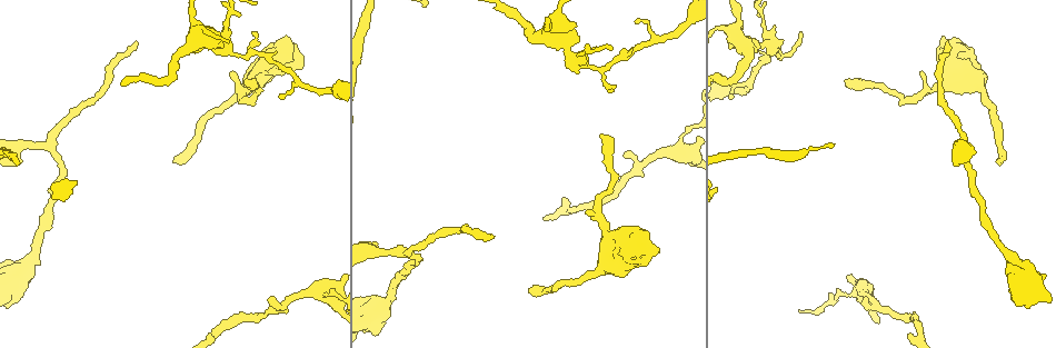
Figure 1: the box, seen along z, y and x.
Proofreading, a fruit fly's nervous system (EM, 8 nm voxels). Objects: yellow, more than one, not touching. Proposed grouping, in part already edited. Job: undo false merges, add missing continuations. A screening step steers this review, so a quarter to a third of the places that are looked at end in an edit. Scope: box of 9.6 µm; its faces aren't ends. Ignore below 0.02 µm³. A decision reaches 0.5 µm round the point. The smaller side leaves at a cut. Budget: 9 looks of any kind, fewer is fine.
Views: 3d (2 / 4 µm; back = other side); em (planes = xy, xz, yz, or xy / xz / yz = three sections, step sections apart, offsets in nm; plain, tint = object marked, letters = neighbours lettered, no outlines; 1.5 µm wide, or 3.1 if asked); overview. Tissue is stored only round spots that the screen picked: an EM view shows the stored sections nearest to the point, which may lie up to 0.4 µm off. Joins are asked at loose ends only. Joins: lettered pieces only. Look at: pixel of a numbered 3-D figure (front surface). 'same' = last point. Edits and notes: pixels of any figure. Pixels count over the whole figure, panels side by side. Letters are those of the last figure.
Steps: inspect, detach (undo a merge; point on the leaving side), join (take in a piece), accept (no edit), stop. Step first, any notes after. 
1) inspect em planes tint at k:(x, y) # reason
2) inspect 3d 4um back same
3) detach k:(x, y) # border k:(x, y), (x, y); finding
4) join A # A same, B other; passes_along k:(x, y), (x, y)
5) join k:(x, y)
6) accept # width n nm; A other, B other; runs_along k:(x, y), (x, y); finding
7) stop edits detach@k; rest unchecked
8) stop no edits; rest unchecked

inspect 3d 2um at 1:(733, 96)

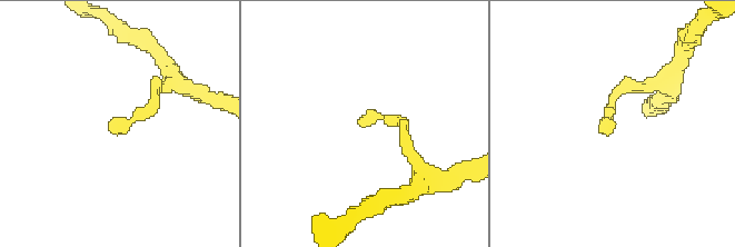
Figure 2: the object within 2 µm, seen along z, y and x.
inspect em planes tint at 2:(610, 128)

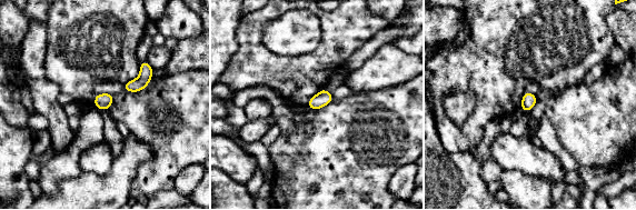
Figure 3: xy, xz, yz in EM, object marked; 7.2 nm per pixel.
inspect em planes letters same # what lies round it

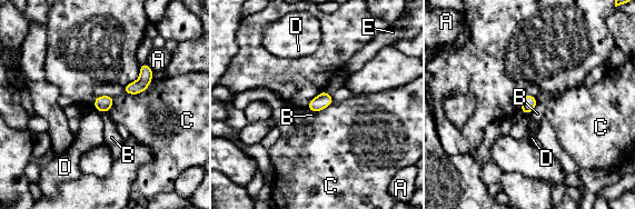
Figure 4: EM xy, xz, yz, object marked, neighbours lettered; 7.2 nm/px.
accept # A other, B other, C other, D other, E other; border 4:(537, 103), (528, 115); none of them fits

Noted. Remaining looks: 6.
inspect 3d 2um at 1:(948, 40) # tapers out

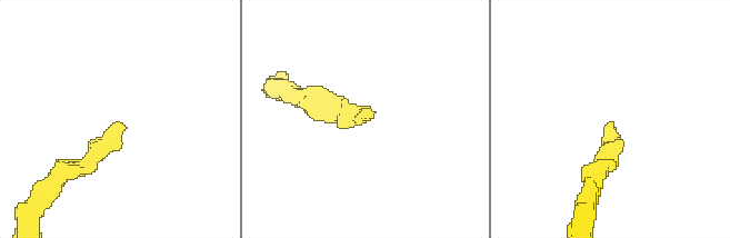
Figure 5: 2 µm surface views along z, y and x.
inspect em xz step 4 tint at 5:(607, 125) # now the EM

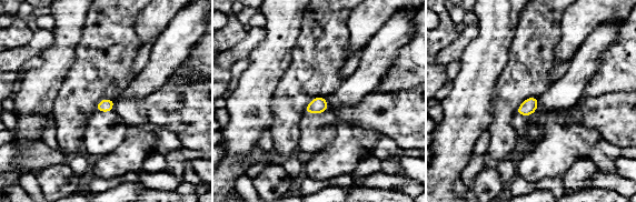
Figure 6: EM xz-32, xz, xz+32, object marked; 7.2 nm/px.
inspect em xy step 4 letters same # another direction

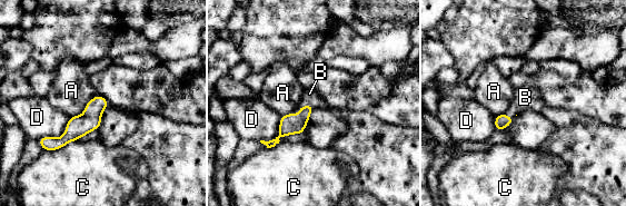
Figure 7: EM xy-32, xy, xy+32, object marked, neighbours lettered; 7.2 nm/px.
join B # width 90 nm; longest_contact D 280 nm; A other, B same, C other, D other; the neuron continues

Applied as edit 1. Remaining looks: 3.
inspect overview # redraw

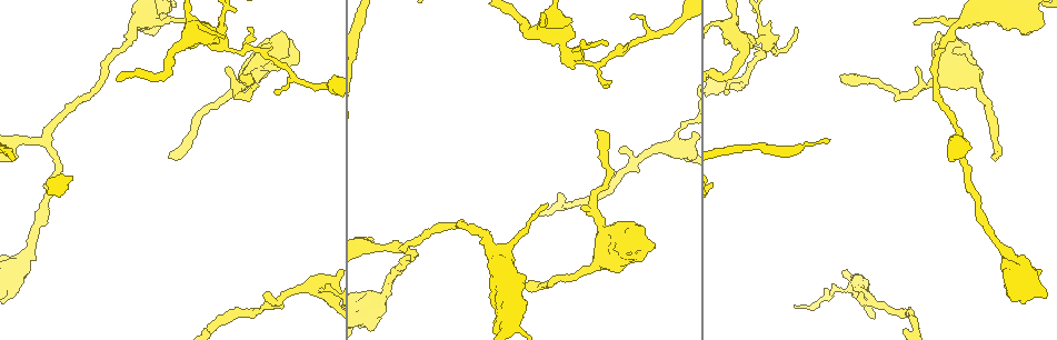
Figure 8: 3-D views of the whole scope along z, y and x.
inspect em xy step 4 tint at 8:(546, 205)

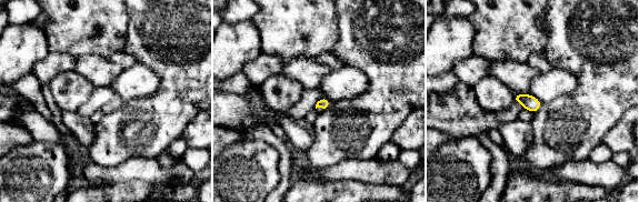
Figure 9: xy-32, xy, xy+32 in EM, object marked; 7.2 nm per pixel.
inspect em planes letters same # cut it another way

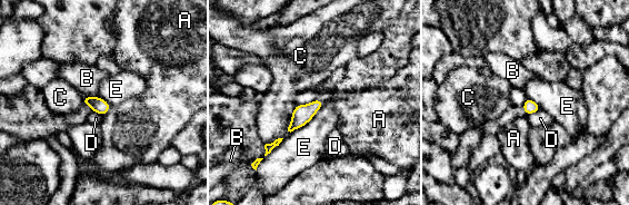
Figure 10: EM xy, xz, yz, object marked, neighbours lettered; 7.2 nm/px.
accept # width 90 nm; A other, B other, C other, D other, E other; border 10:(323, 100), (308, 121), (290, 133); none of them fits

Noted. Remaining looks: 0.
stop edits join@7; rest unchecked

